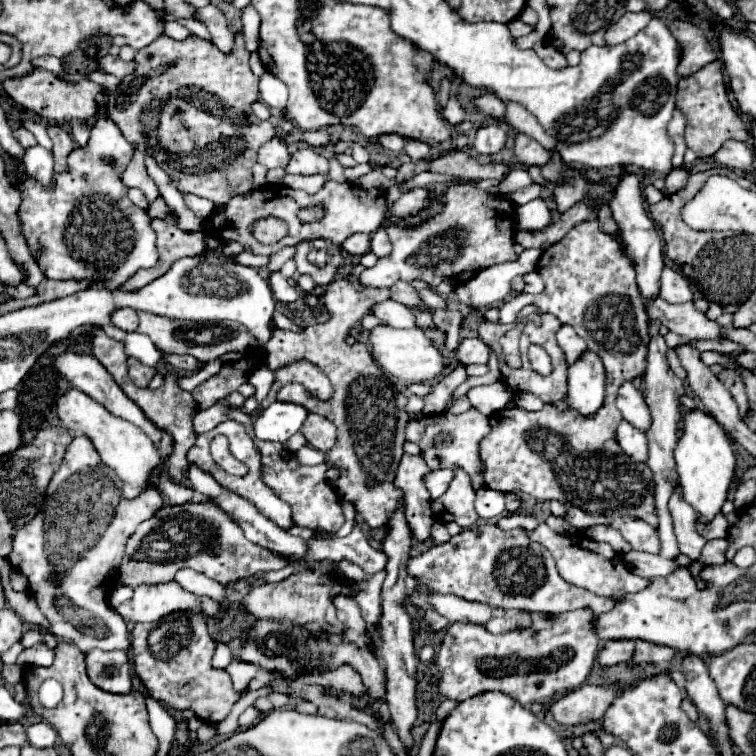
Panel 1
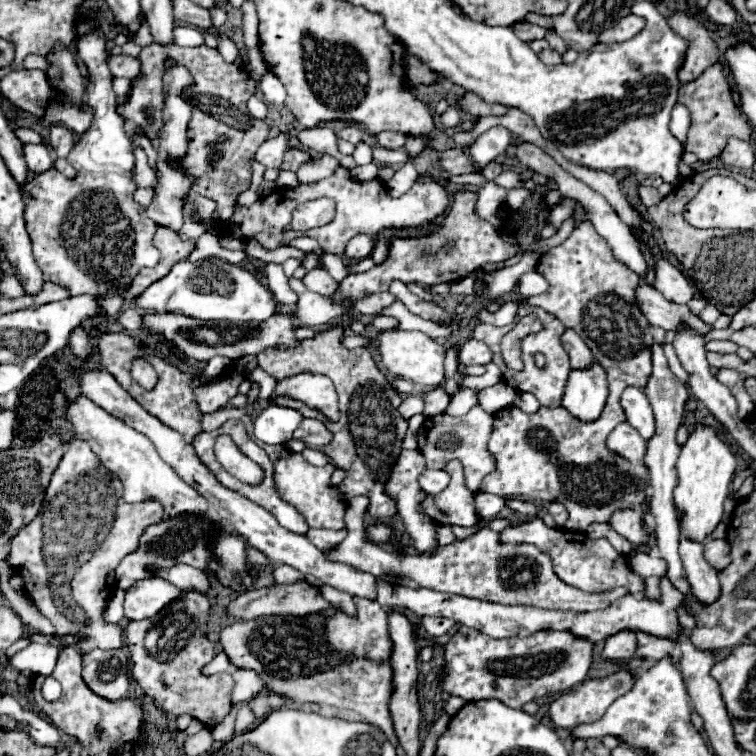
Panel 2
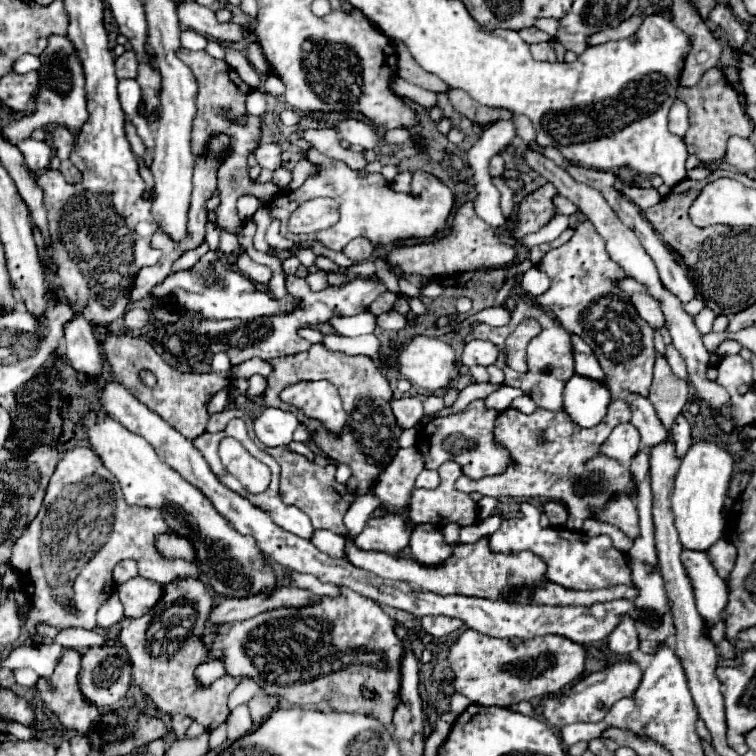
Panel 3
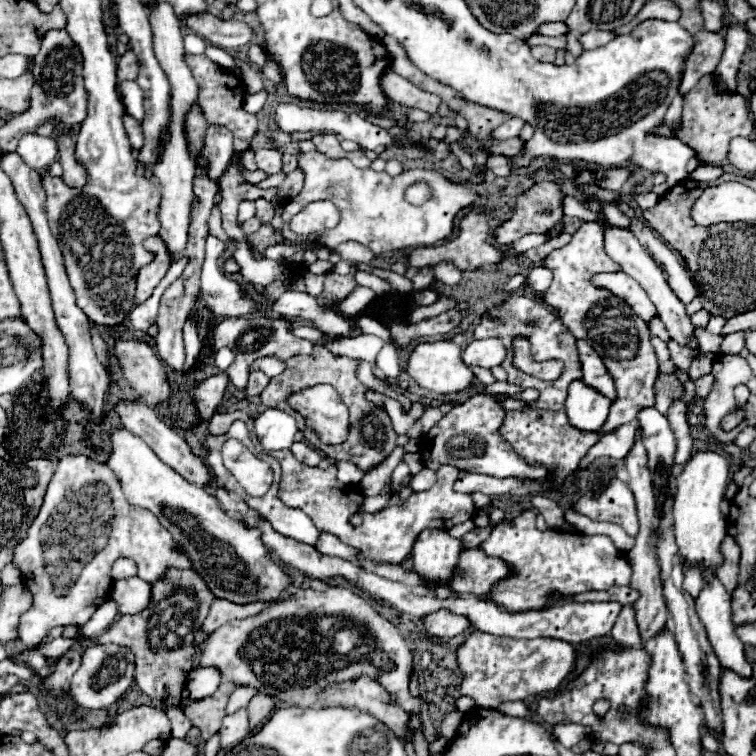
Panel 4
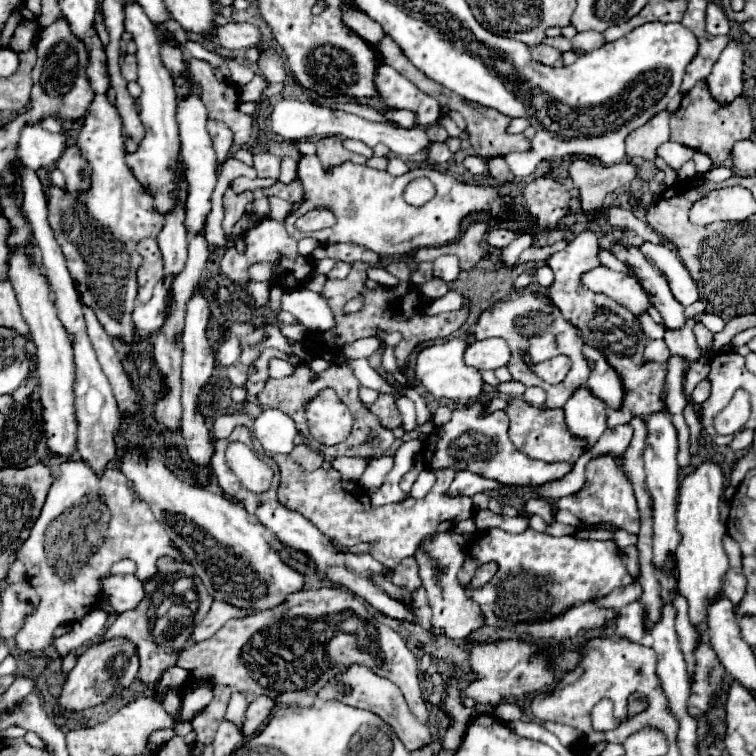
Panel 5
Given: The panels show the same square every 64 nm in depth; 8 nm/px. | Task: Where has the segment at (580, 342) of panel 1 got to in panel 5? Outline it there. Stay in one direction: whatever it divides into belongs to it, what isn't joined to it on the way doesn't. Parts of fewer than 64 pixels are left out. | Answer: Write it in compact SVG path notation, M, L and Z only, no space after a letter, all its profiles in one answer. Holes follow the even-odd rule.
M582 346L582 354L588 360L590 376L586 386L600 396L608 408L618 408L624 396L624 386L616 374L616 370L606 362L606 358L592 346Z

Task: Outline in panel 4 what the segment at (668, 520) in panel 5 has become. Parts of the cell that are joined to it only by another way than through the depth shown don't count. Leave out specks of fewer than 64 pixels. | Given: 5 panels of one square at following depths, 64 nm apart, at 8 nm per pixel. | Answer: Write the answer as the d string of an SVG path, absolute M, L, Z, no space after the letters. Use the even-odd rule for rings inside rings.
M642 408L638 412L636 422L638 422L640 432L642 432L642 444L648 450L650 472L654 474L658 460L672 464L676 440L674 440L674 432L672 432L666 416L662 416L656 408Z

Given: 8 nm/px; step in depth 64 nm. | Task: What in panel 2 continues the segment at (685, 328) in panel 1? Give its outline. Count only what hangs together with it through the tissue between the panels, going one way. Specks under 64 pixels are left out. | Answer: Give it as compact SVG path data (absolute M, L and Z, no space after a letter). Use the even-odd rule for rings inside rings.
M644 284L636 288L636 296L638 296L640 308L644 310L644 316L654 326L674 332L680 324L686 324L688 328L696 330L700 336L706 336L708 332L712 332L712 326L702 322L696 314L692 314L686 304L672 304L660 292Z

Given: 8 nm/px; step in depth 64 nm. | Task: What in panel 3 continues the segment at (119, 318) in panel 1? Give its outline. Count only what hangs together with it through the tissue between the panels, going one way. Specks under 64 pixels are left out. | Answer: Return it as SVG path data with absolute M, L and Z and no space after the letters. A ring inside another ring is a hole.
M142 308L128 310L128 312L124 312L122 318L124 318L124 326L130 328L130 330L140 330L150 322L150 314L146 310L142 310Z

